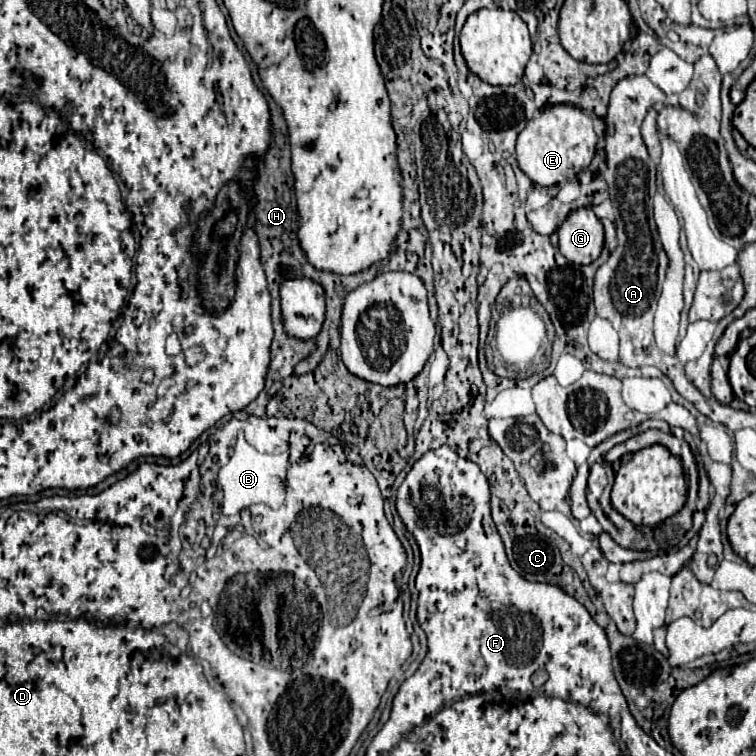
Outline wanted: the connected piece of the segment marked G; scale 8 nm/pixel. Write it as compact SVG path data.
M575 208L557 230L559 252L573 264L591 264L603 250L603 224L591 208Z

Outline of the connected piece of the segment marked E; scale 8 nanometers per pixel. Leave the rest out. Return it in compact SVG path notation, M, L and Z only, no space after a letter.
M555 104L541 110L517 138L517 162L521 170L539 186L553 186L575 178L591 164L597 146L593 120L573 104Z

